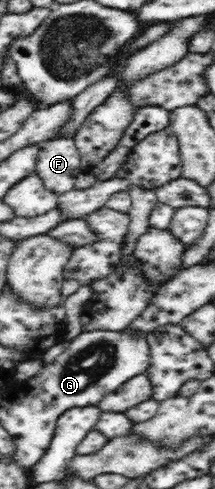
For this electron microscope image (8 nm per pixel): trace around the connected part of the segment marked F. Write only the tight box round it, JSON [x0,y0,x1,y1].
[34,137,83,195]

